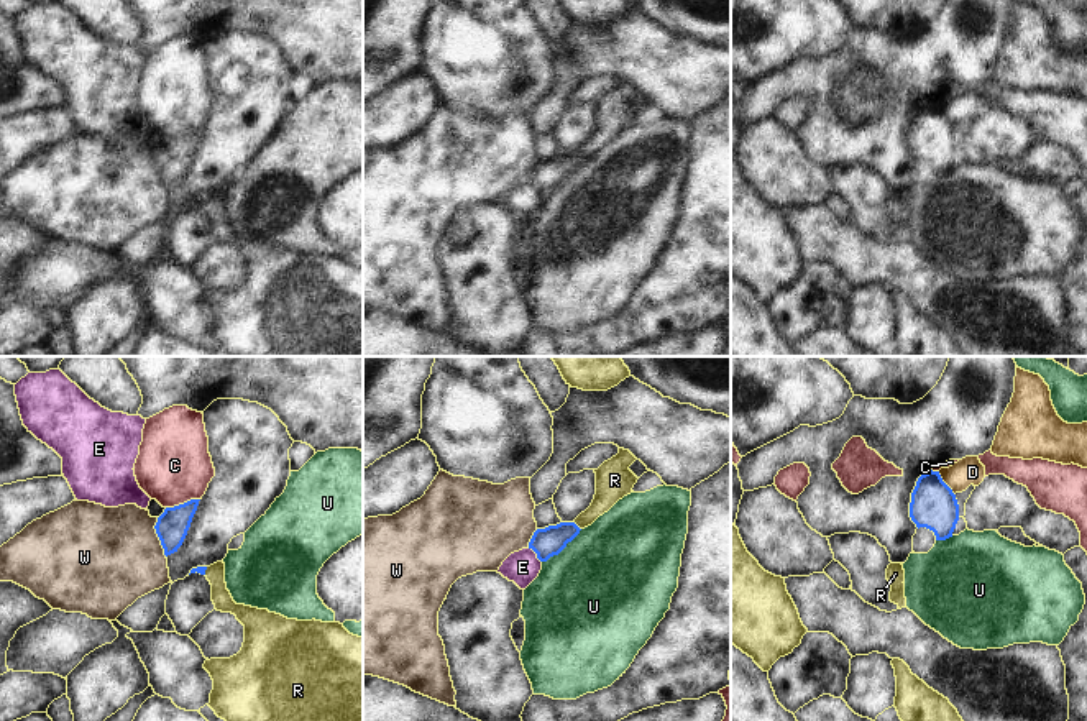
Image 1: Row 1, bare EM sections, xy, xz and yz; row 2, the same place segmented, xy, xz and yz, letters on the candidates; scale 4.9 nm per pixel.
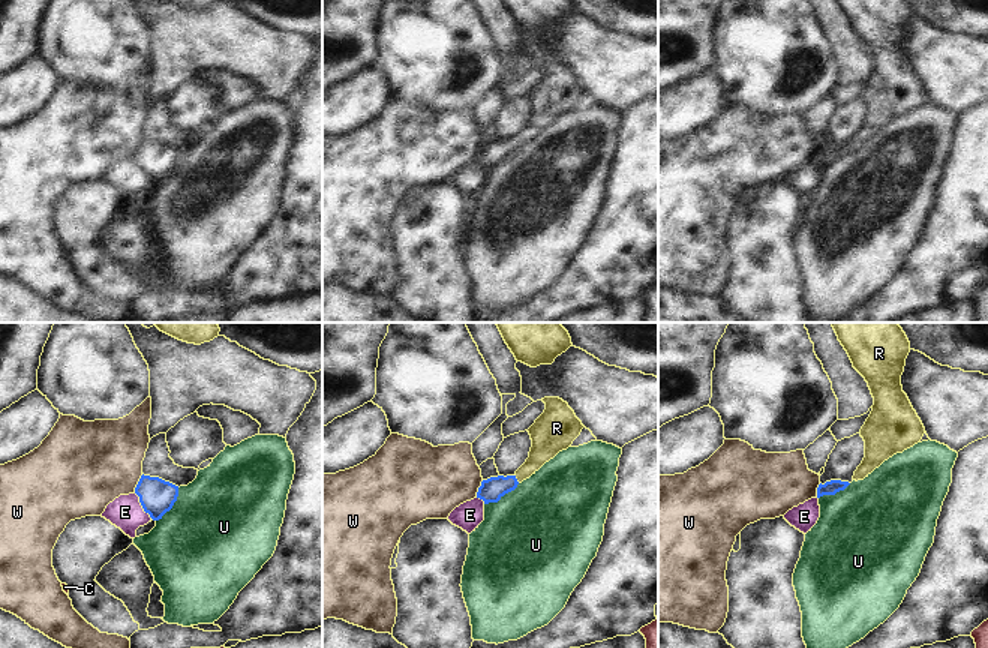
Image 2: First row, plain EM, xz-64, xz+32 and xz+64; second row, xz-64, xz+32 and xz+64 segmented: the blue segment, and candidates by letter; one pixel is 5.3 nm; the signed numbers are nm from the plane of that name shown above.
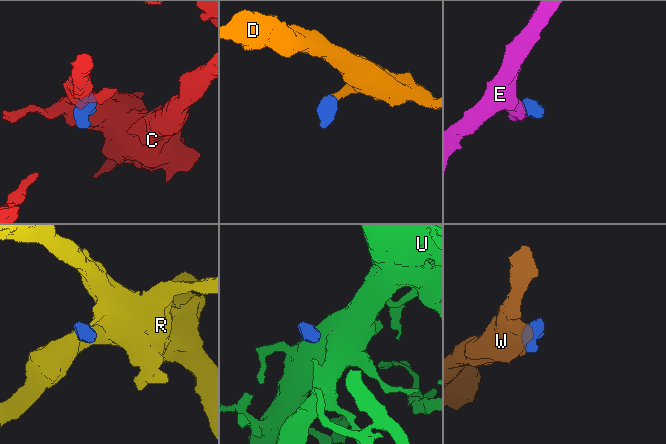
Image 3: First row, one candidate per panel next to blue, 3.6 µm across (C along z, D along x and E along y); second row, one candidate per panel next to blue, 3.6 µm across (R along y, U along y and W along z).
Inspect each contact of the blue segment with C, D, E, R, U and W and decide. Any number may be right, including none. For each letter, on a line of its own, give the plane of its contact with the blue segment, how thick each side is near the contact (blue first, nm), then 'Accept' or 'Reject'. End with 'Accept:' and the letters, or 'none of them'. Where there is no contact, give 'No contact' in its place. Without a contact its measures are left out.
C: Touches blue in xy. Thickness 160 nm (blue) against 360 nm. Reject
D: Touches blue in yz. Thickness 220 nm (blue) against 140 nm. Reject
E: Touches blue in xz. Thickness 140 nm (blue) against 170 nm. Reject
R: Touches blue in xz. Thickness 140 nm (blue) against 140 nm. Accept
U: Touches blue in xz. Thickness 140 nm (blue) against 500 nm. Reject
W: Touches blue in xy. Thickness 160 nm (blue) against 480 nm. Reject
Accept: R

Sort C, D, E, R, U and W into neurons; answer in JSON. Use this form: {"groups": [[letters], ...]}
{"groups": [["C"], ["D"], ["E"], ["R"], ["U"], ["W"]]}

